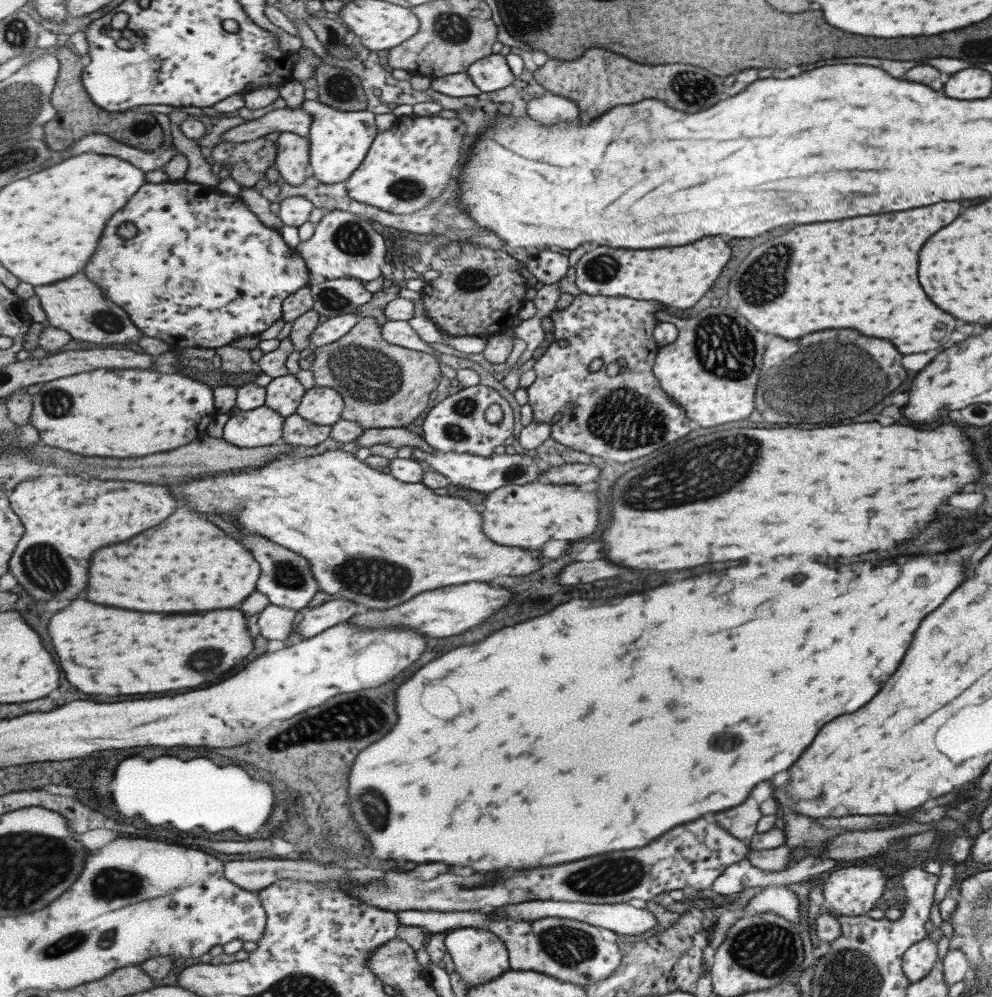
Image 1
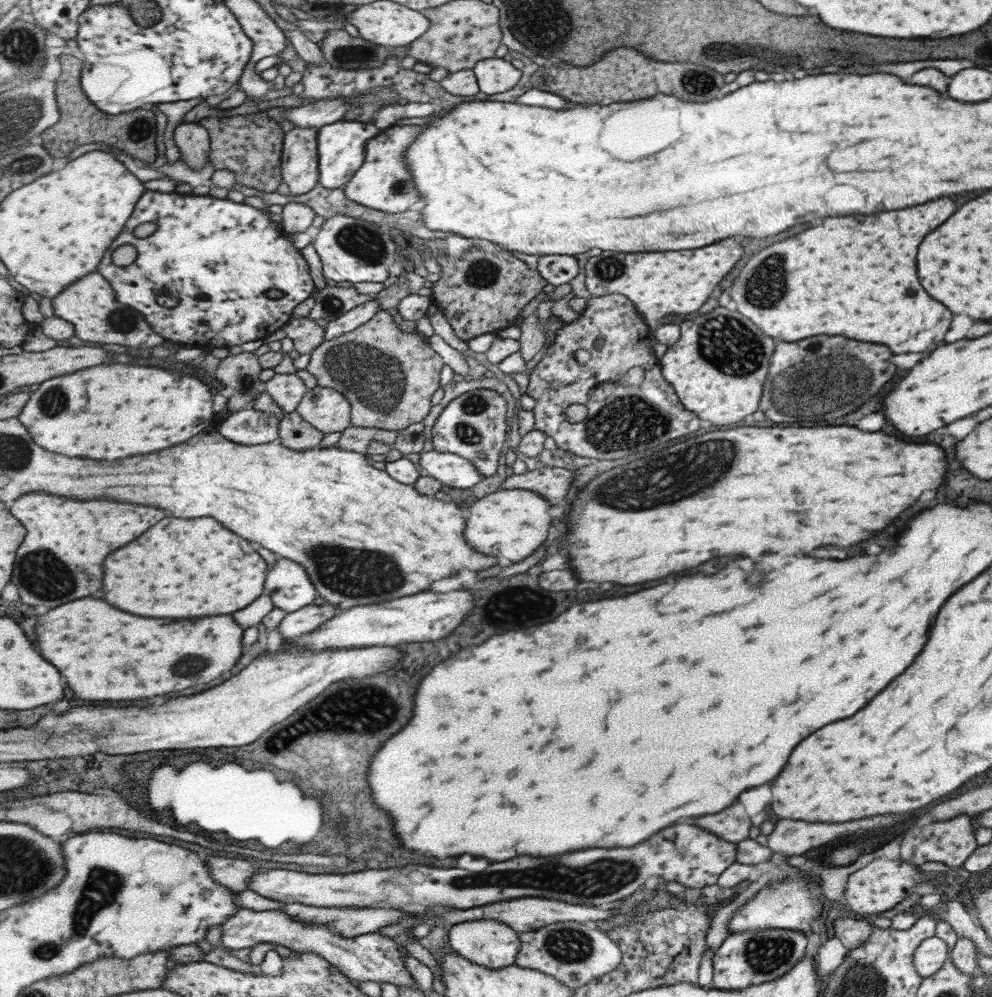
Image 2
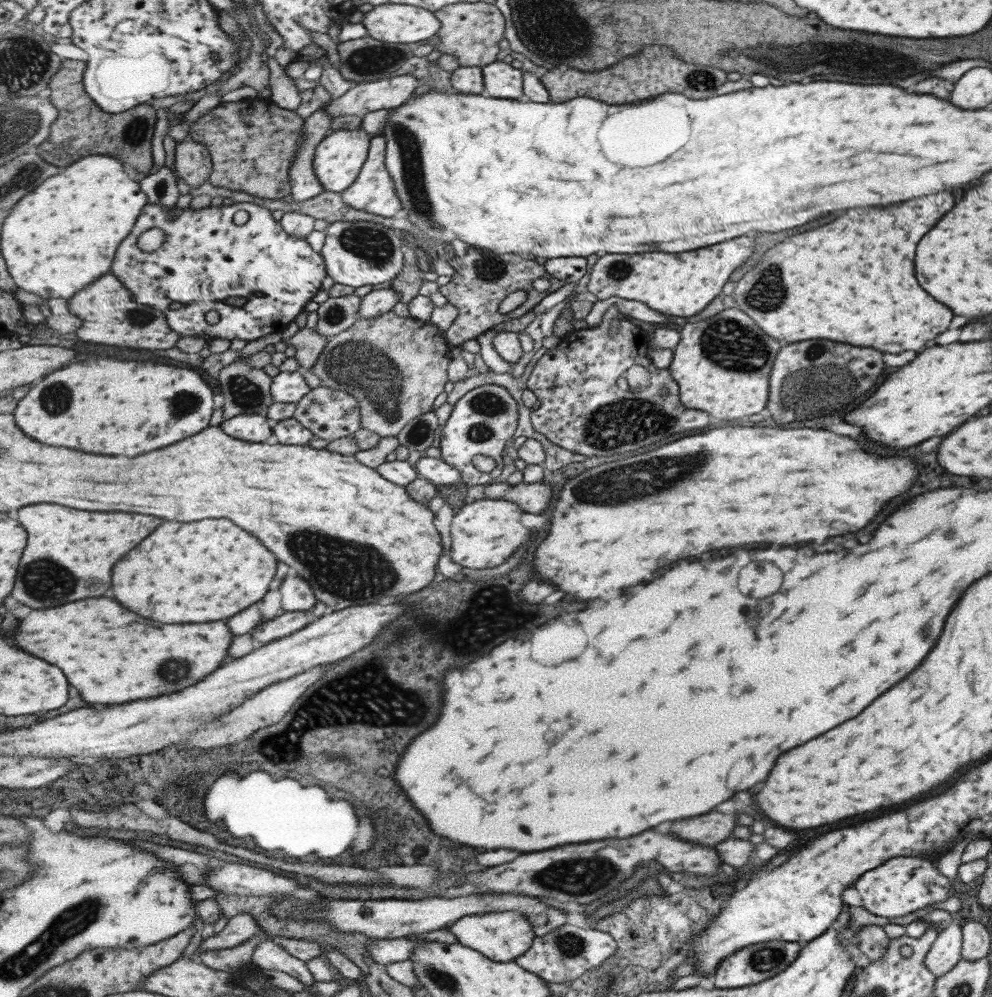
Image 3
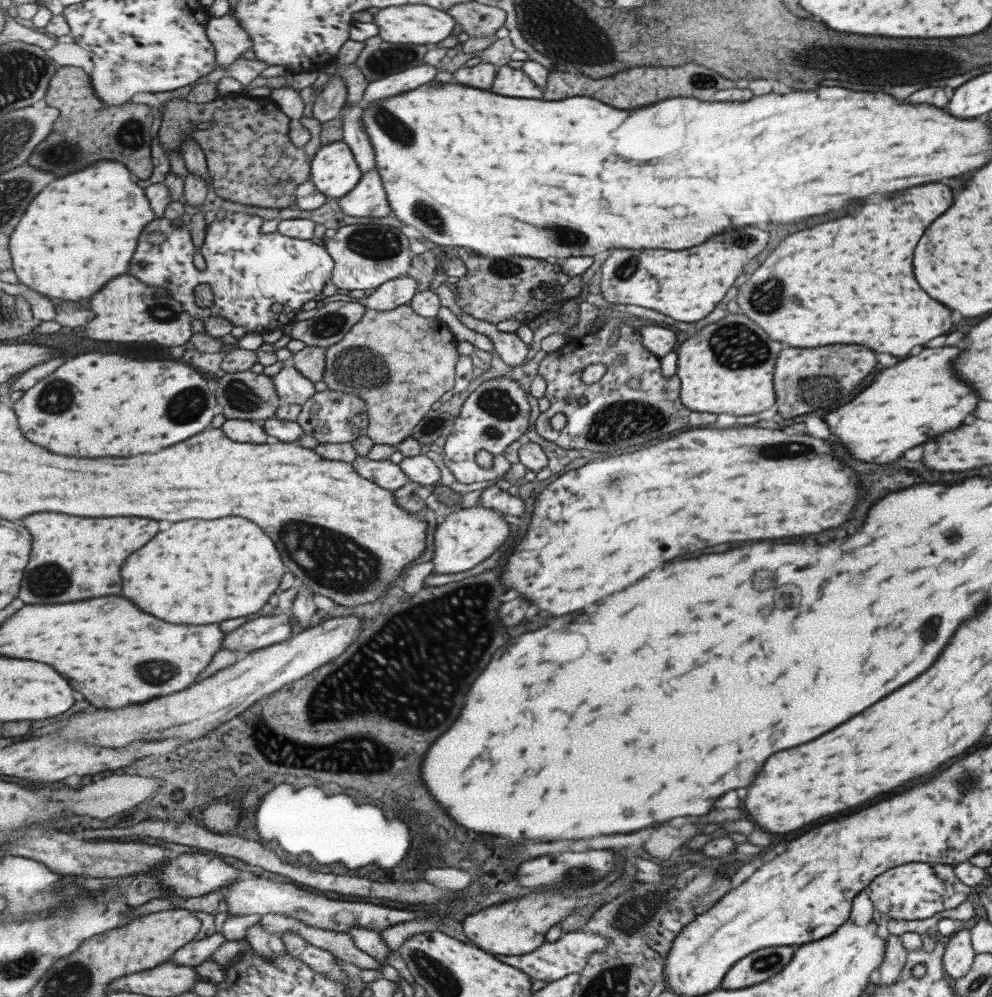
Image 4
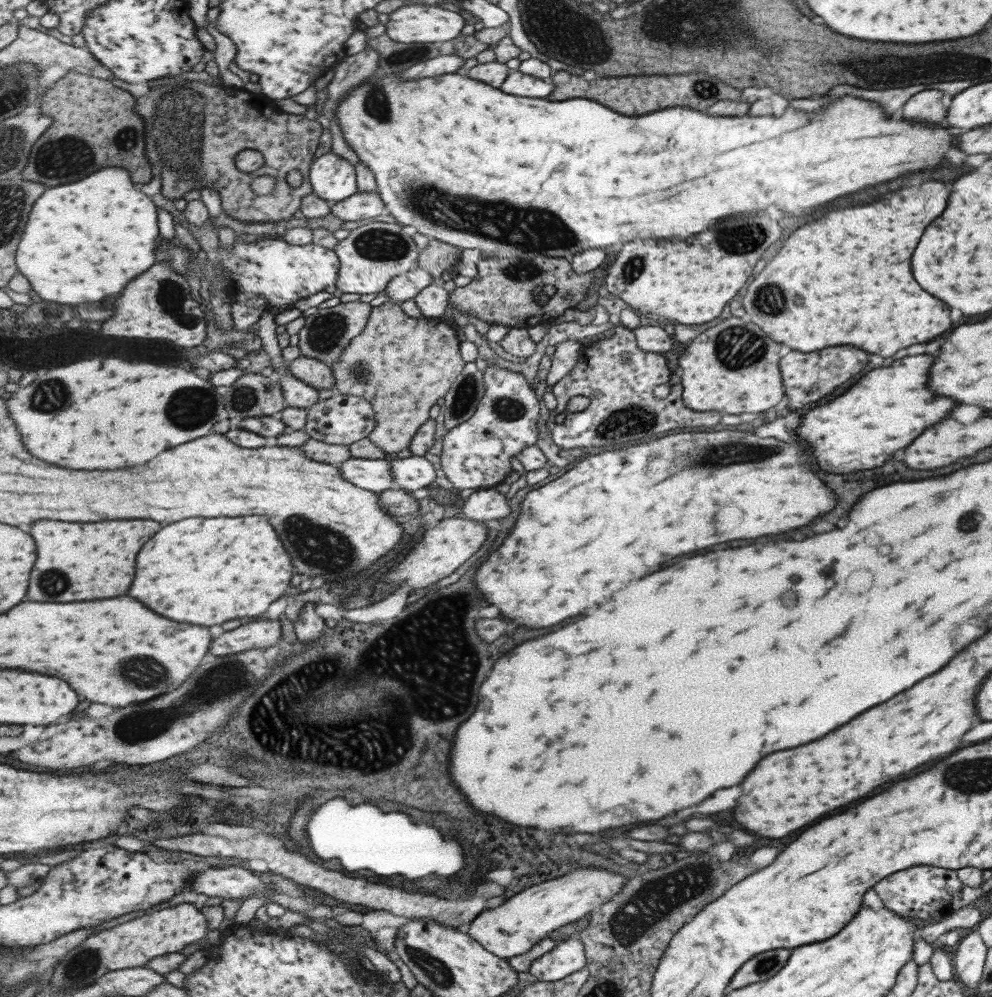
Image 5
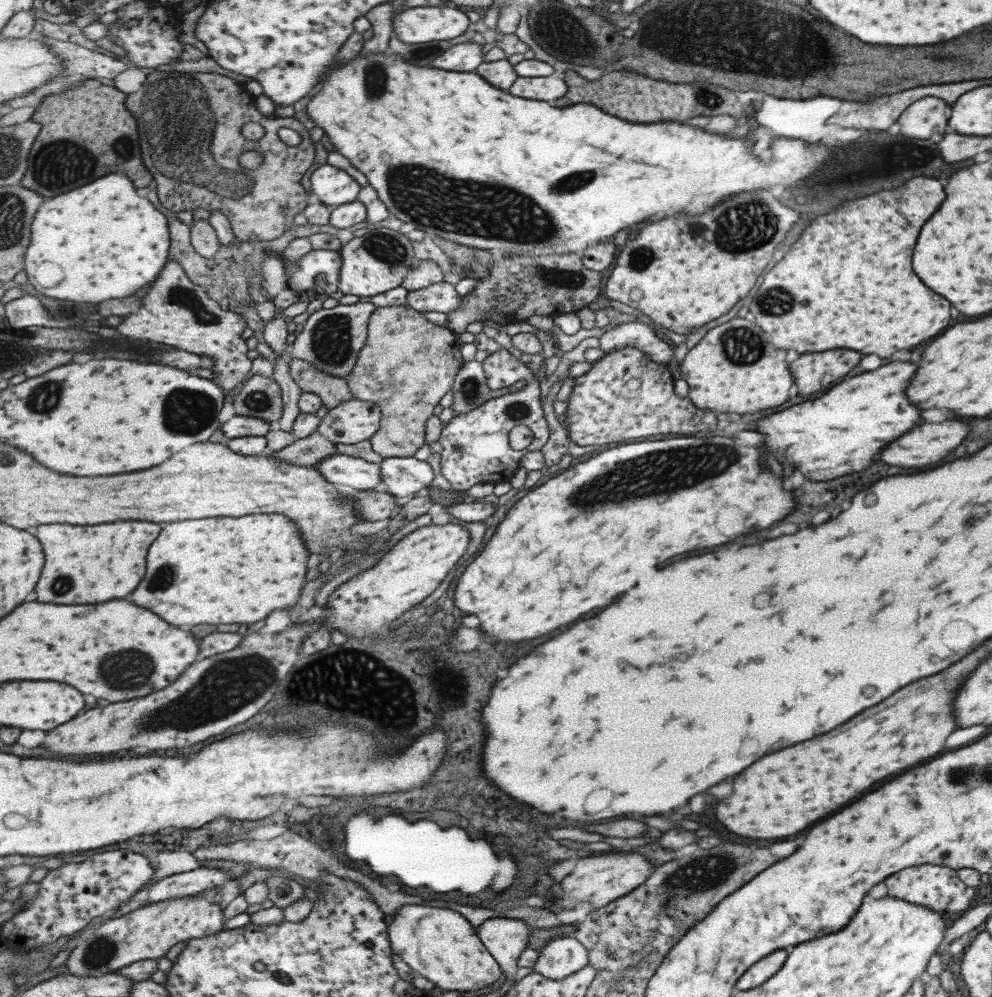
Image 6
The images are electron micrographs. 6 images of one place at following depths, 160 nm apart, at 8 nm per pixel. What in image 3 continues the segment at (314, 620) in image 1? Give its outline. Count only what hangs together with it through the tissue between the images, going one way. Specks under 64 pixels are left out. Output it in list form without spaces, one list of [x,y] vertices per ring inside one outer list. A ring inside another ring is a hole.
[[[305,611],[286,612],[273,620],[262,621],[262,624],[253,631],[253,642],[255,646],[263,645],[289,636],[309,624]]]

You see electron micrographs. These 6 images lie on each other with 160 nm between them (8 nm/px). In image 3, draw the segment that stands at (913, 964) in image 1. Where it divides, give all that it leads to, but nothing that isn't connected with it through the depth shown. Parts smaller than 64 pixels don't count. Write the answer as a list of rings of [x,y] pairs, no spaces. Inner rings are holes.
[[[951,922],[937,933],[929,952],[924,956],[925,968],[933,975],[939,976],[949,972],[962,958],[960,926]]]

